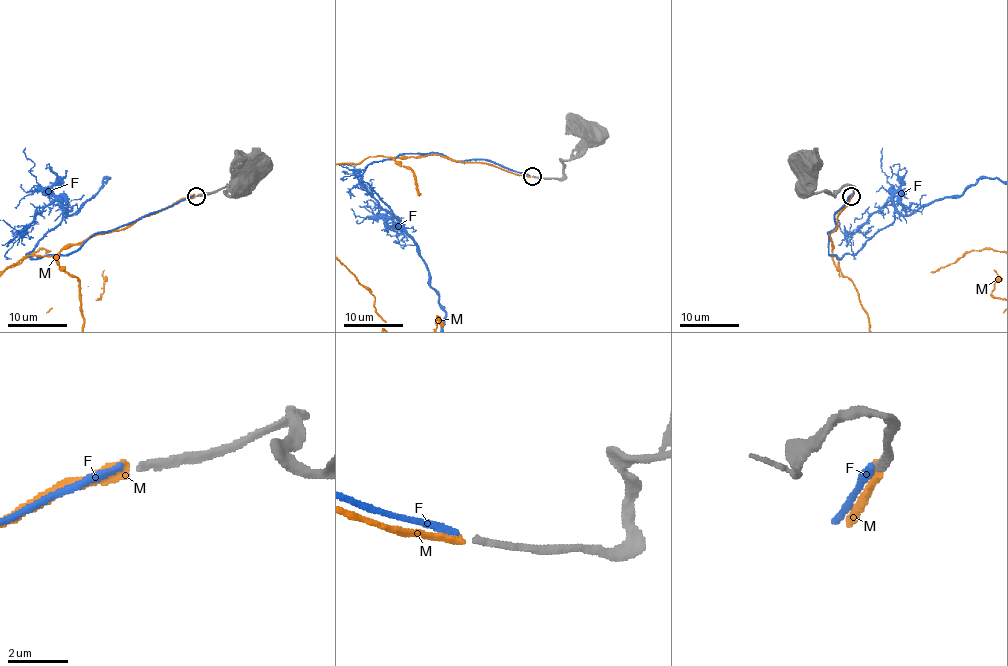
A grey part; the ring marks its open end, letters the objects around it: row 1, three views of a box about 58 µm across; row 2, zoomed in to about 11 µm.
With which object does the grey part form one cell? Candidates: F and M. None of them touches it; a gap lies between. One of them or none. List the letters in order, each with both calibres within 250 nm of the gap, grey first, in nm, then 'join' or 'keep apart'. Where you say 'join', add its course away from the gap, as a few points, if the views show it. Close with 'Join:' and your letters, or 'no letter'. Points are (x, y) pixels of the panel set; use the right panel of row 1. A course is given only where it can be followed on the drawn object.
F: 220 nm thick on the grey side, 200 nm on the other; keep apart
M: 220 nm thick on the grey side, 320 nm on the other; keep apart
Join: no letter

